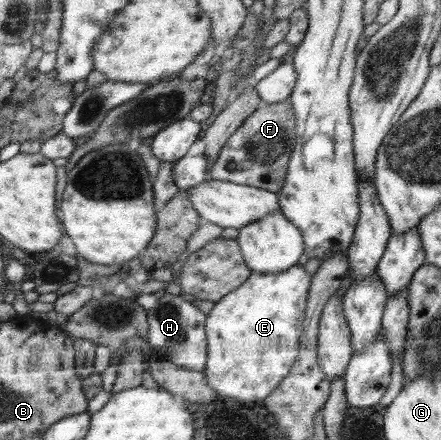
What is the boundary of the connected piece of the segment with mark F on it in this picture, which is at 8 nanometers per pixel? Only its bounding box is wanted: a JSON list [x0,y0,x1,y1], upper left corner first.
[207,100,296,193]

